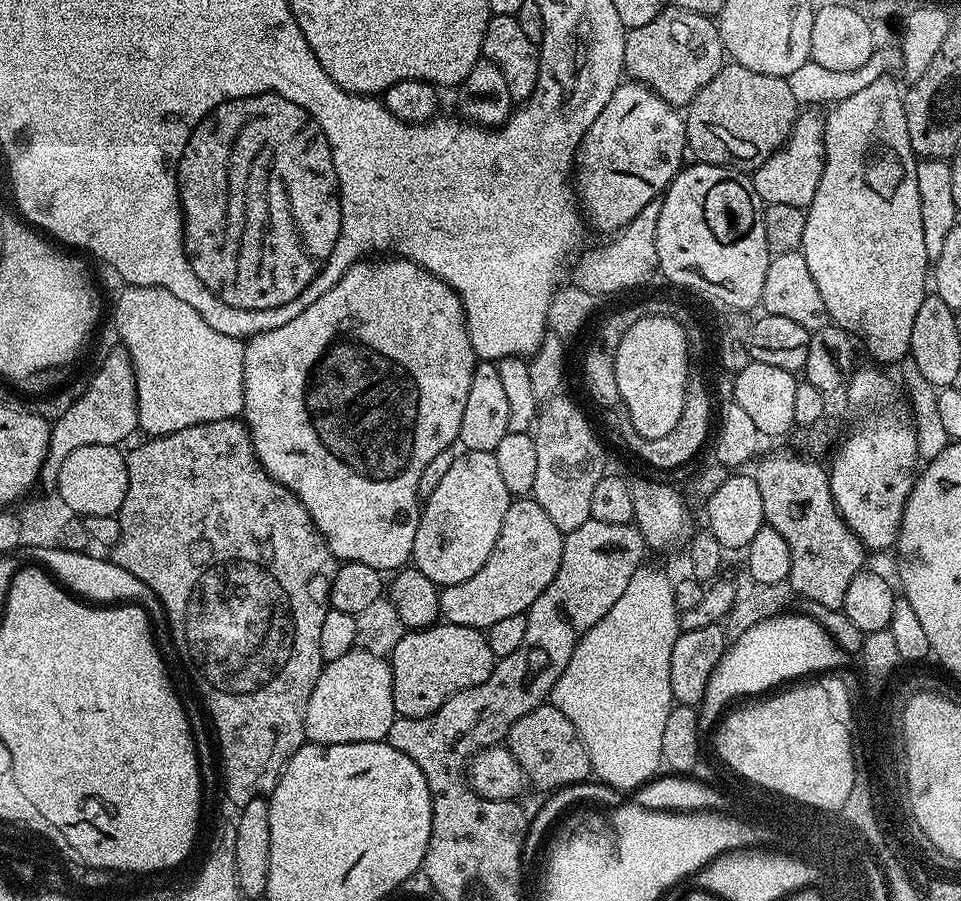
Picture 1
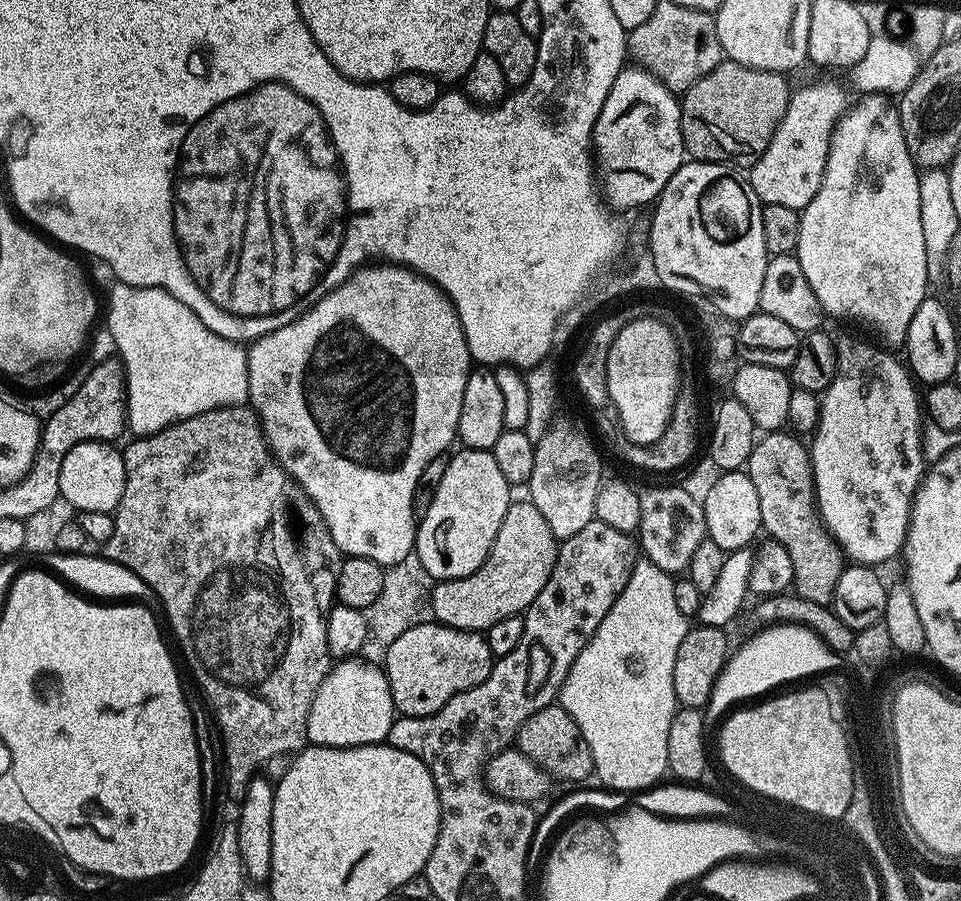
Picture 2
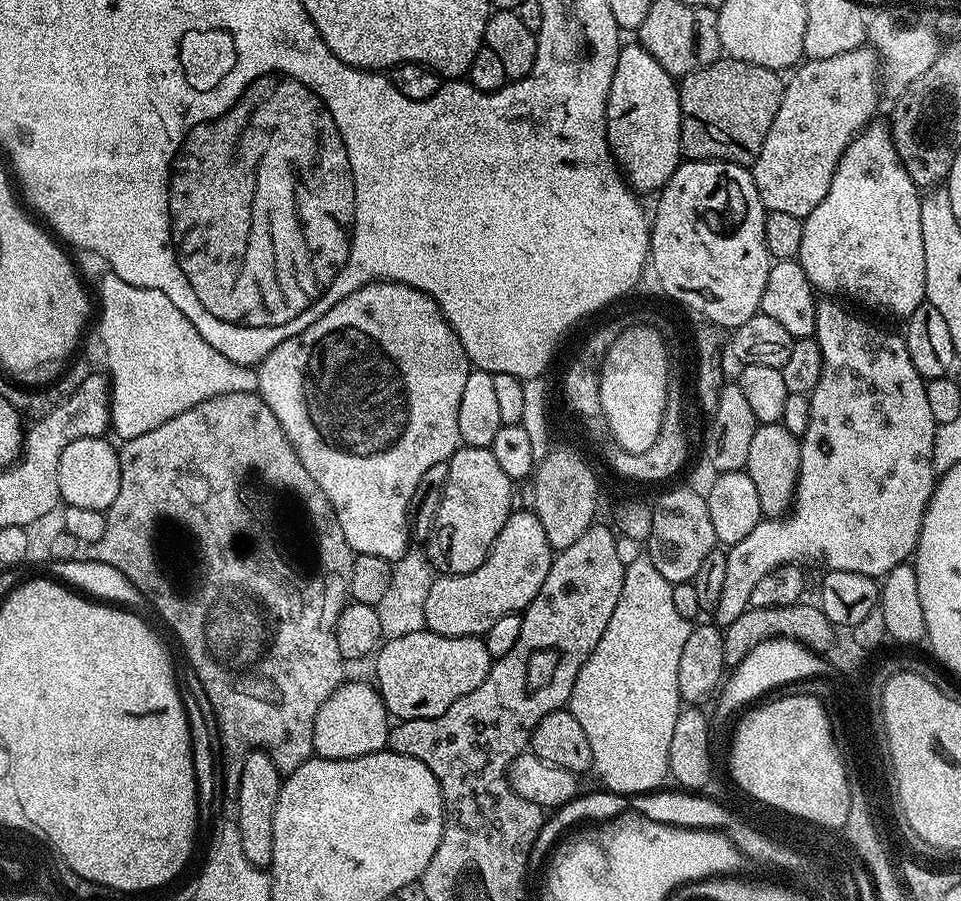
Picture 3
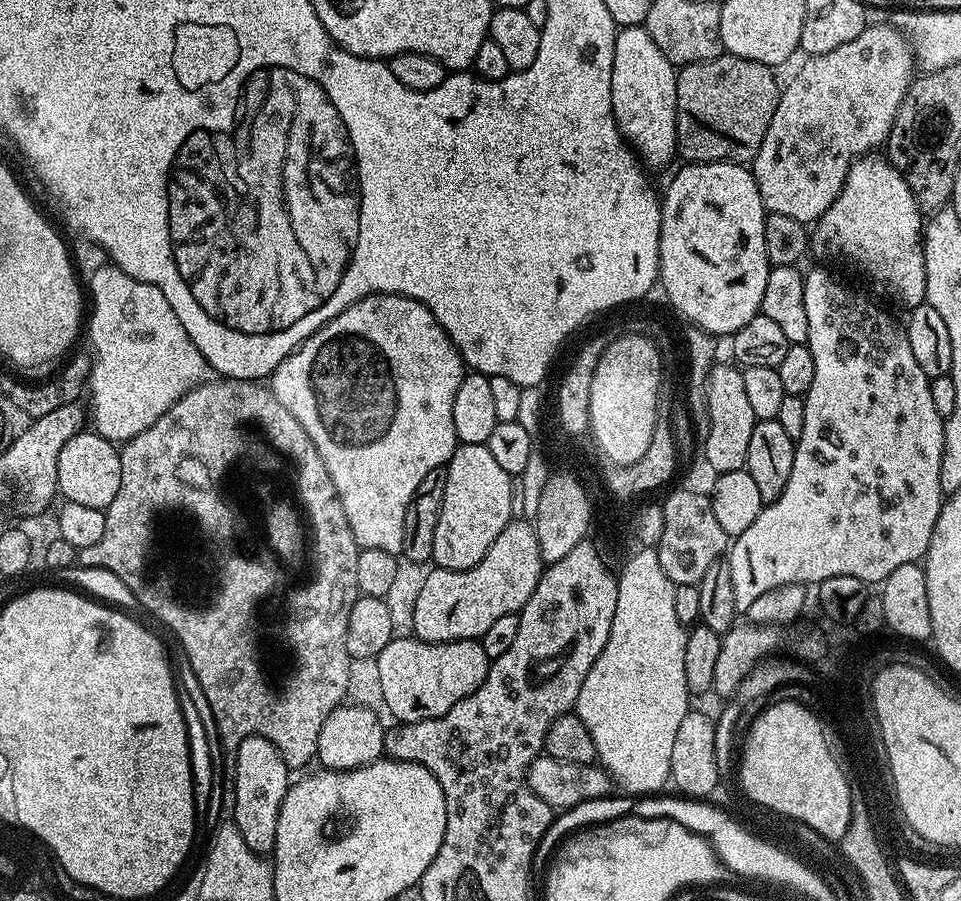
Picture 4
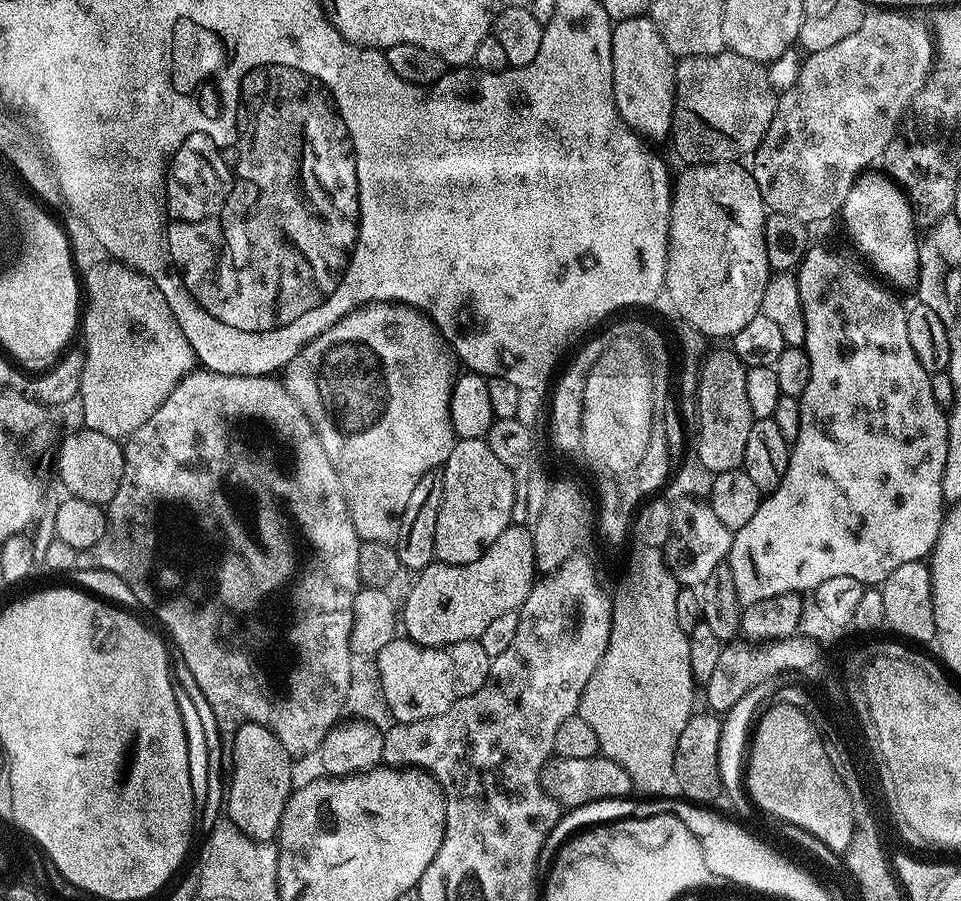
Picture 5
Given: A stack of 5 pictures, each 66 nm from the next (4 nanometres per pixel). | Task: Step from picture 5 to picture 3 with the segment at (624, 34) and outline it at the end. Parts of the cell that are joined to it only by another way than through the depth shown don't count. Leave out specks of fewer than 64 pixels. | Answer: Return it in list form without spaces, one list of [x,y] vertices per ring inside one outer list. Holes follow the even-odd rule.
[[[638,42],[625,43],[614,66],[606,106],[608,142],[625,180],[637,193],[659,193],[682,163],[680,90],[677,81]]]

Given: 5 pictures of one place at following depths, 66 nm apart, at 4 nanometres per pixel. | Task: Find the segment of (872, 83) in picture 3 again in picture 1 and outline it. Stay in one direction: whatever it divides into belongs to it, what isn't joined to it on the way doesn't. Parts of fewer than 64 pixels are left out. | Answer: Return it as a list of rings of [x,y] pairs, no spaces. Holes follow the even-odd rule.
[[[804,110],[797,115],[788,131],[788,139],[766,162],[755,165],[750,179],[758,198],[765,204],[798,206],[807,209],[818,190],[824,169],[824,121],[816,110]]]

